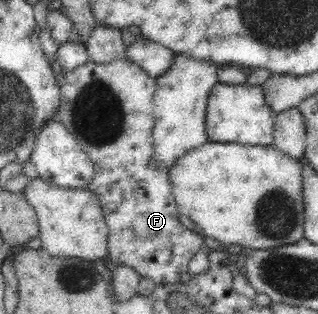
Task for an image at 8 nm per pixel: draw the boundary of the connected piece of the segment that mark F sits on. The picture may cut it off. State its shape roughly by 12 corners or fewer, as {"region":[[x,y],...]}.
{"region":[[64,71],[58,117],[97,166],[106,255],[179,281],[200,233],[153,160],[155,80]]}

